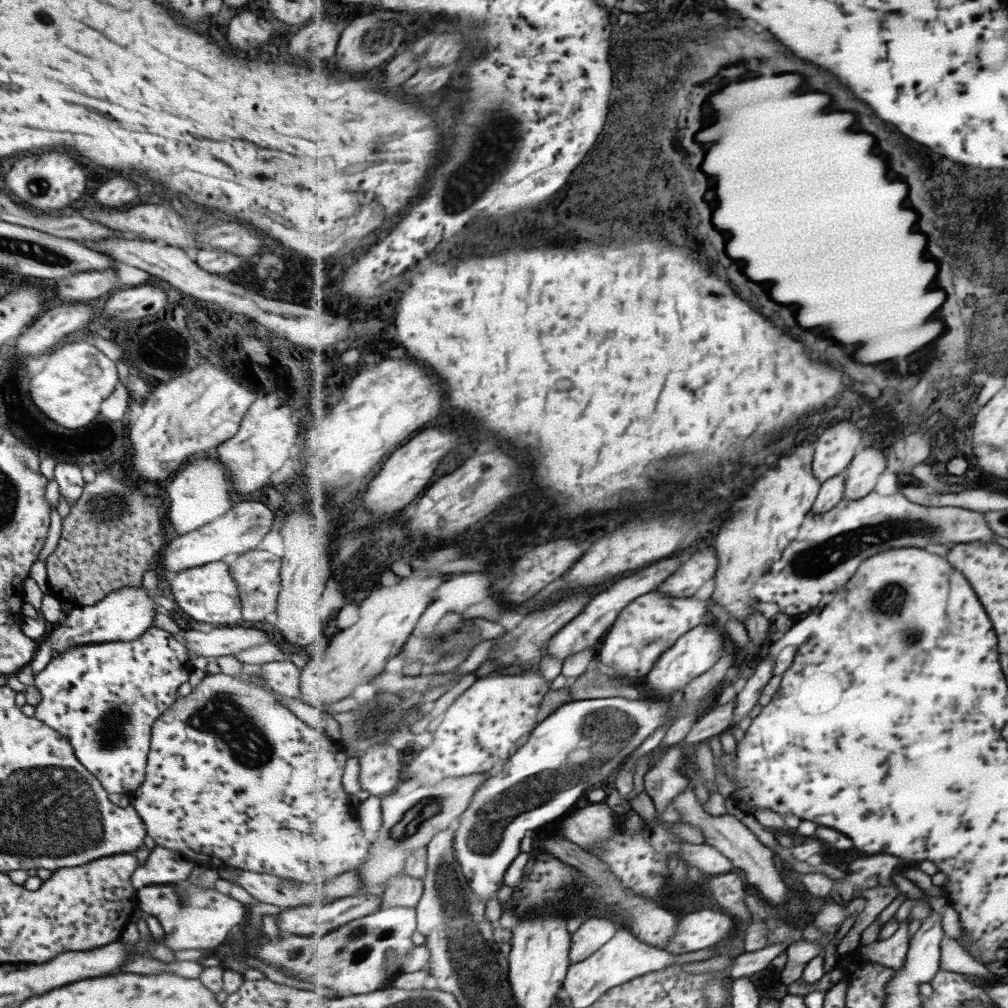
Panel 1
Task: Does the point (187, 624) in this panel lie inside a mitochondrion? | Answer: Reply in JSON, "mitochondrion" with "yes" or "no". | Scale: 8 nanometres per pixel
{"mitochondrion":"no"}

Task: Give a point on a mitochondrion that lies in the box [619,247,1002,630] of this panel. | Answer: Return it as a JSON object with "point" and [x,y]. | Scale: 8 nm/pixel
{"point":[823,556]}

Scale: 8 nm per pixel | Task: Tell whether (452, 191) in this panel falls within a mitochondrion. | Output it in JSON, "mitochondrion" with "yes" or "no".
{"mitochondrion":"yes"}

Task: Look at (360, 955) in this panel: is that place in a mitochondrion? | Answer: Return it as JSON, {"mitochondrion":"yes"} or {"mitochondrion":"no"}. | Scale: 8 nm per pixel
{"mitochondrion":"no"}

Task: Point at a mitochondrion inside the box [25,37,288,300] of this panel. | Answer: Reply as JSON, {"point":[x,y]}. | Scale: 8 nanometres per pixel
{"point":[39,186]}

